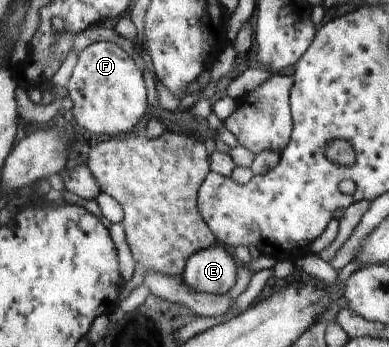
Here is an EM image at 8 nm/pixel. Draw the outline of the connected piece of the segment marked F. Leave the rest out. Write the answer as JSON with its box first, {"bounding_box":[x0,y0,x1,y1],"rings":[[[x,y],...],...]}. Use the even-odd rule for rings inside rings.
{"bounding_box":[66,42,148,136],"rings":[[[95,42],[78,53],[66,90],[73,102],[71,109],[76,122],[96,135],[114,136],[116,132],[132,130],[148,106],[142,72],[126,51],[112,42]]]}

